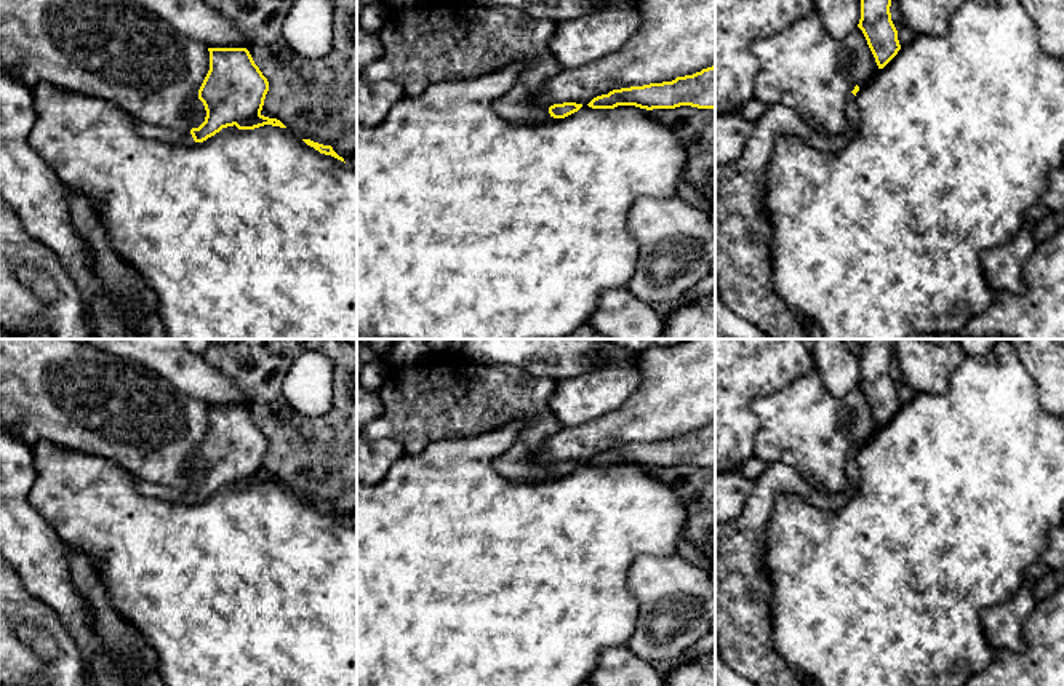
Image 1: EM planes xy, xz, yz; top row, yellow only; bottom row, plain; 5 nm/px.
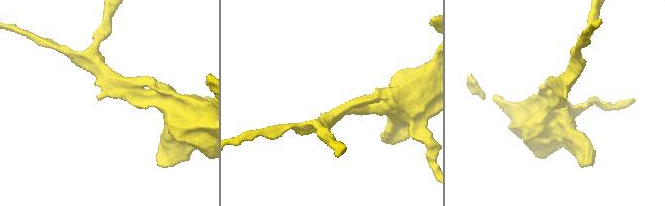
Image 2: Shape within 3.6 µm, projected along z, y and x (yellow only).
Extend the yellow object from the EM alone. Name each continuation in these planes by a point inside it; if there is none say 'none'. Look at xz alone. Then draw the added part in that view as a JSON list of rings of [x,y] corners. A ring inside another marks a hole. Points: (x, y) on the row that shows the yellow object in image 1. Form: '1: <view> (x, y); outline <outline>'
1: xz (434, 42); outline [[[421,0],[408,8],[387,10],[386,22],[378,30],[382,54],[358,77],[366,83],[398,83],[406,98],[416,98],[438,83],[483,77],[525,62],[514,88],[493,102],[493,109],[510,122],[546,122],[550,118],[549,109],[536,109],[533,102],[542,85],[563,69],[549,48],[555,30],[555,21],[514,8],[478,6],[464,0]]]

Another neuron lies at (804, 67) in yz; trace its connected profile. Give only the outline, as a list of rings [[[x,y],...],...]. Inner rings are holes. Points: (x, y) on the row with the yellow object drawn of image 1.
[[[816,11],[779,34],[754,40],[750,51],[758,62],[755,98],[766,106],[782,104],[794,109],[822,136],[837,136],[848,130],[848,96],[856,85],[866,86],[880,72],[859,27],[837,40],[824,29],[822,16]]]

